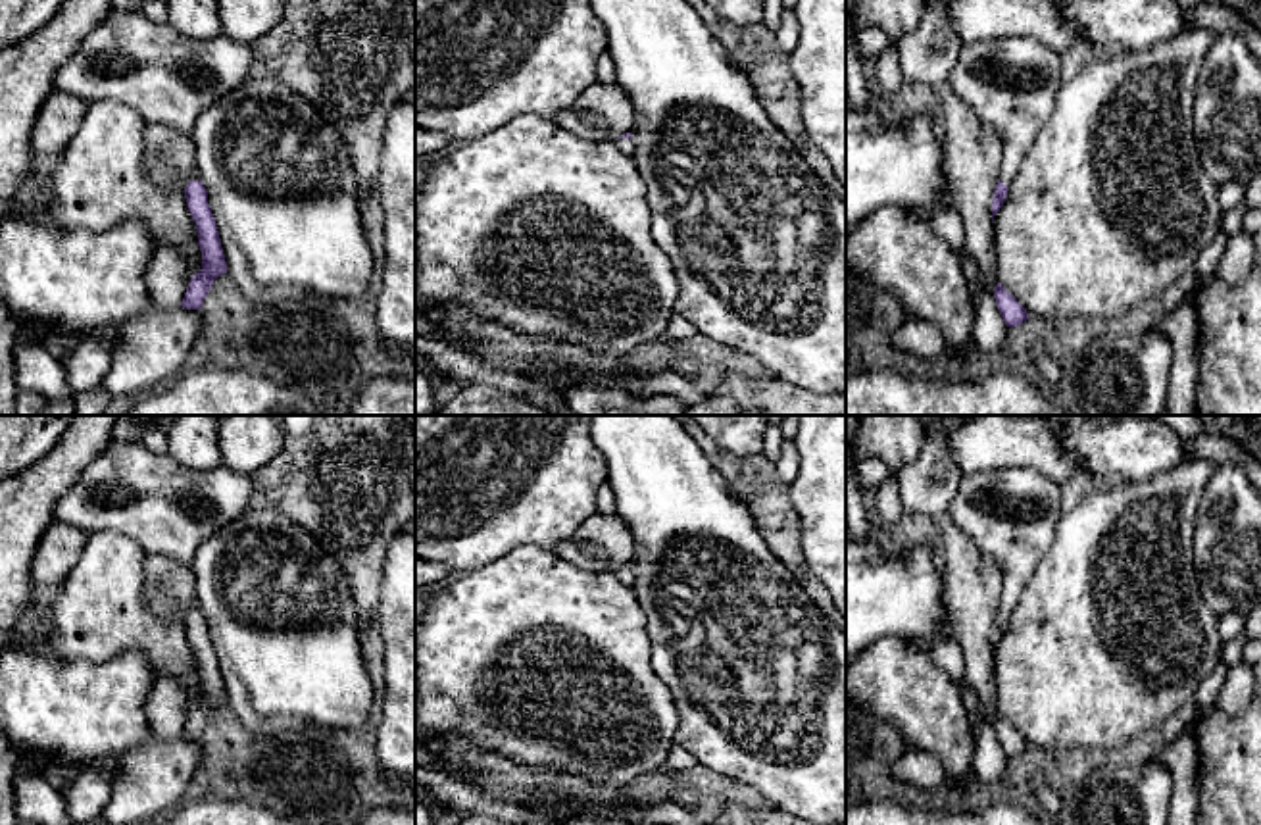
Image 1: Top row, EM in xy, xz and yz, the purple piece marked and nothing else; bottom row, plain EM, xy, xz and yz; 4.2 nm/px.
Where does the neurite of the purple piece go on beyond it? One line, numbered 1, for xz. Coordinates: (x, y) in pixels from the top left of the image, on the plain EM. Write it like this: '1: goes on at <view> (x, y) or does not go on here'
1: goes on at xz (625, 575)

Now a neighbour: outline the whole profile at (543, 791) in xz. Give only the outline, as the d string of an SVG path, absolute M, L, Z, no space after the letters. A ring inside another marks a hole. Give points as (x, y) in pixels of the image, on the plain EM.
M417 721L415 742L444 763L456 779L459 773L467 773L473 777L471 785L484 794L531 810L538 817L538 825L567 825L569 817L556 812L559 806L577 804L579 815L625 817L621 802L677 800L680 792L680 785L665 769L623 785L588 781L550 767L507 760L454 733L433 737Z

